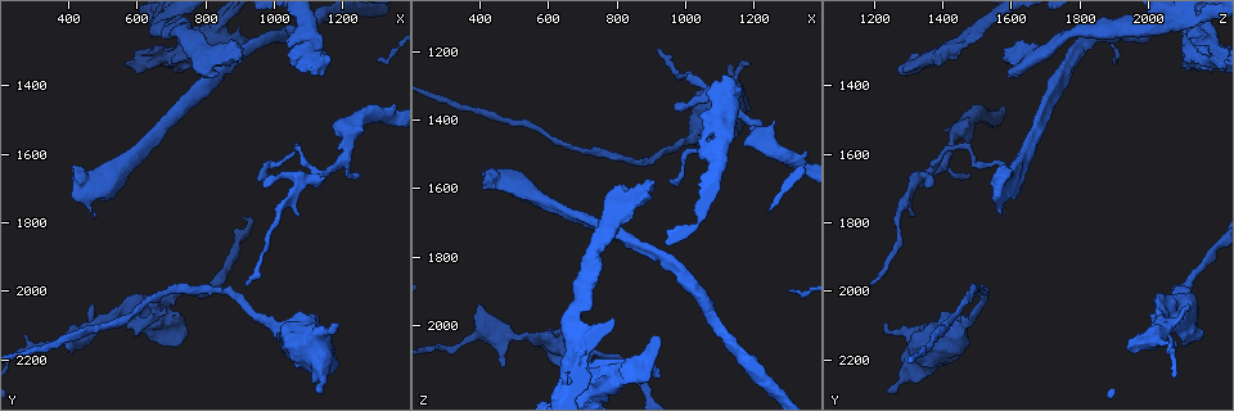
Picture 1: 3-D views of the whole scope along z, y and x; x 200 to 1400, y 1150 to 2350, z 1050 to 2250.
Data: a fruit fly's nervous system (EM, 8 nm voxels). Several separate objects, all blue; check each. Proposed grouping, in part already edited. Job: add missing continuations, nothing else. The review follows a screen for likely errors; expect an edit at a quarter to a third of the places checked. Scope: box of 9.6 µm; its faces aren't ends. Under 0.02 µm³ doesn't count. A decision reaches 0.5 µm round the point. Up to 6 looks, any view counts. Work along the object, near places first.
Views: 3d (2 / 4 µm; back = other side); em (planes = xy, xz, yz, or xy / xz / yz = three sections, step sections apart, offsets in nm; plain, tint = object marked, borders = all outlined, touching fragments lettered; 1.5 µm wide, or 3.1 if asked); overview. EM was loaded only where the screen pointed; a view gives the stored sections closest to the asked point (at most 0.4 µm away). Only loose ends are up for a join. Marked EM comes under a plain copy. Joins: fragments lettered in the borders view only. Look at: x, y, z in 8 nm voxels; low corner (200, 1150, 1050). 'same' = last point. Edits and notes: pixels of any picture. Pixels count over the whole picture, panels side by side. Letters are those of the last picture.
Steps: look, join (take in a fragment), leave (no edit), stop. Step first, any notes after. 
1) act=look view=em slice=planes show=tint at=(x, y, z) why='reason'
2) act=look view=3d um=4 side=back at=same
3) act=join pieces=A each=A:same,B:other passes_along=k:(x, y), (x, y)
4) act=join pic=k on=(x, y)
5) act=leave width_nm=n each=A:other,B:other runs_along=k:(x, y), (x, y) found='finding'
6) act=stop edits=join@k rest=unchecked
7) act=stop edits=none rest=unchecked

act=look view=3d um=2 at=(1070, 1370, 1300) why='free end'

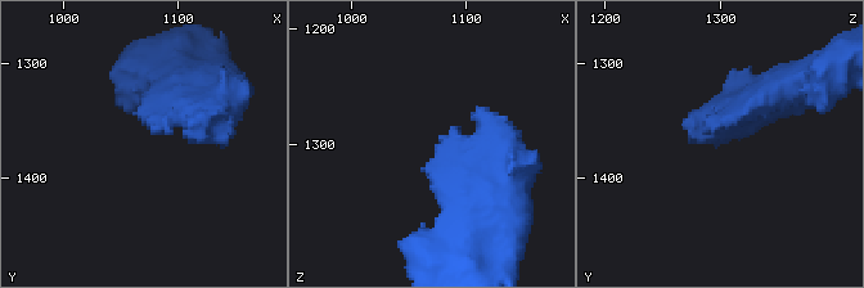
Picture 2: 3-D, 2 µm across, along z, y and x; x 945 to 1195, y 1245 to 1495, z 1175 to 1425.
act=look view=em slice=xy step=8 show=borders at=(1078, 1362, 1294)

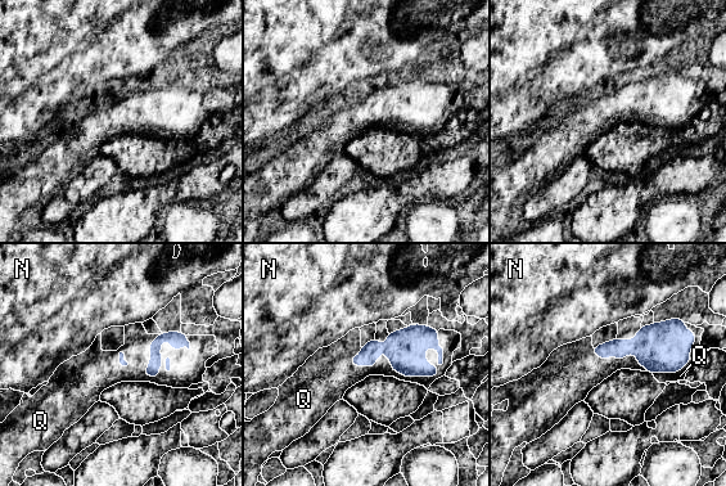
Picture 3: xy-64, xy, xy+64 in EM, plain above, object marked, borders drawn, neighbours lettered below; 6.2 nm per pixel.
act=look view=em slice=planes show=borders at=same

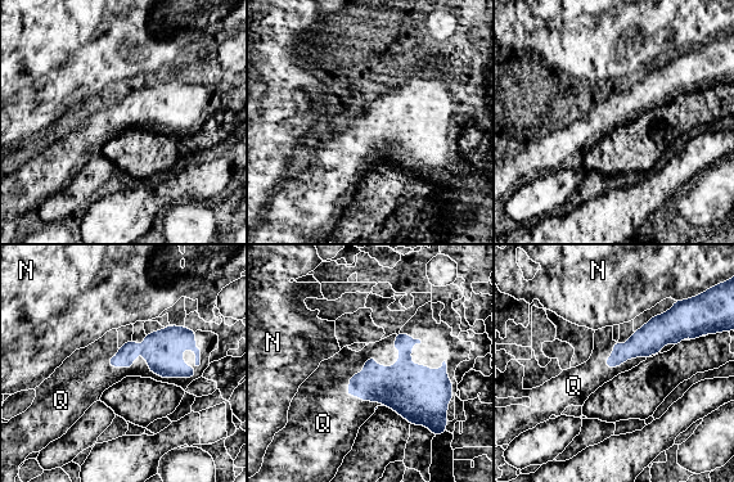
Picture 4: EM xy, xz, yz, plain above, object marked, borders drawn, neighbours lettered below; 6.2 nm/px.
act=join pieces=Q each=N:other,Q:same found='the cell continues'

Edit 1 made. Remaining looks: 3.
act=look view=overview why='see it whole again'

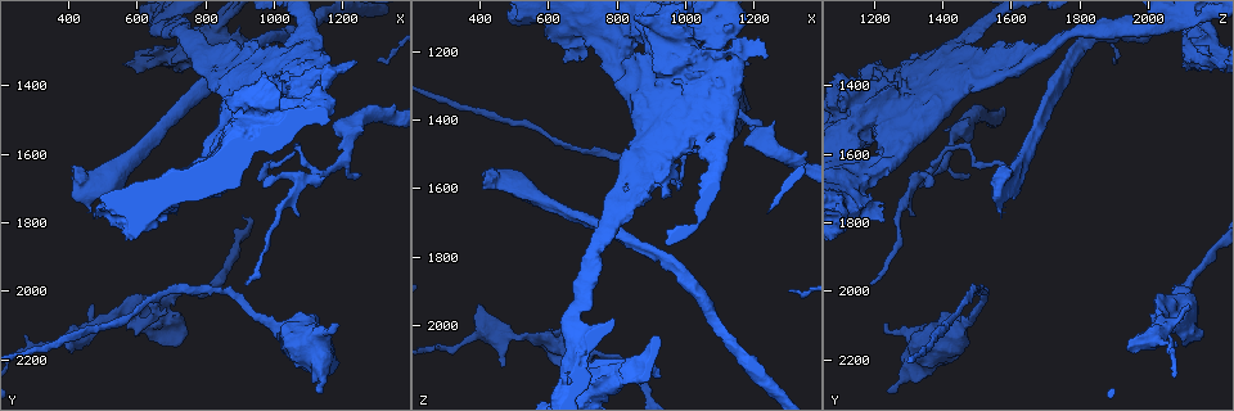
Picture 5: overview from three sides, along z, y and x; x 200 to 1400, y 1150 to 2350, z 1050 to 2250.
act=look view=em slice=yz step=4 show=tint at=(1250, 1650, 1480) why='thin end'

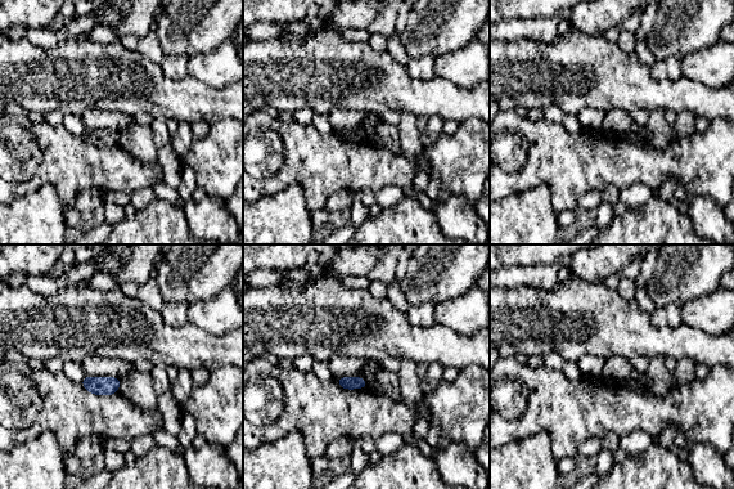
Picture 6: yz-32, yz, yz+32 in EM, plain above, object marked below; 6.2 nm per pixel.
act=look view=em slice=yz step=4 show=borders at=same

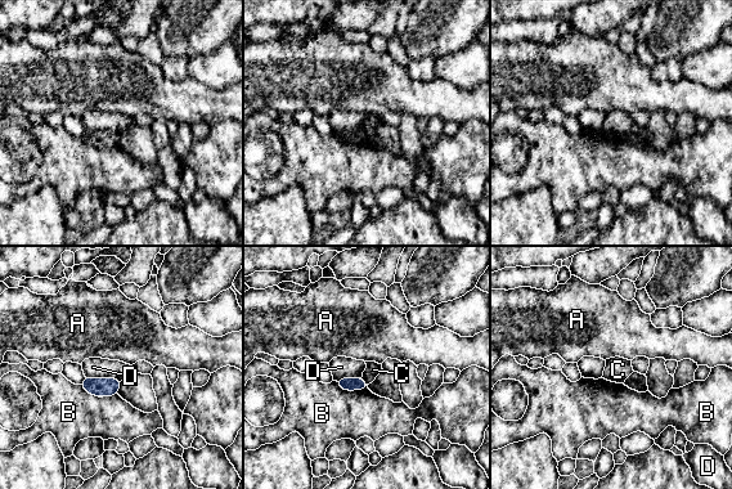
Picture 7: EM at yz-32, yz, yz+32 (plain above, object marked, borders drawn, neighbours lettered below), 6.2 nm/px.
act=leave width_nm=80 each=A:other,B:other,C:other,D:other found='none of them fits'

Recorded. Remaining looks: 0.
act=stop edits=join@4 rest=unchecked

